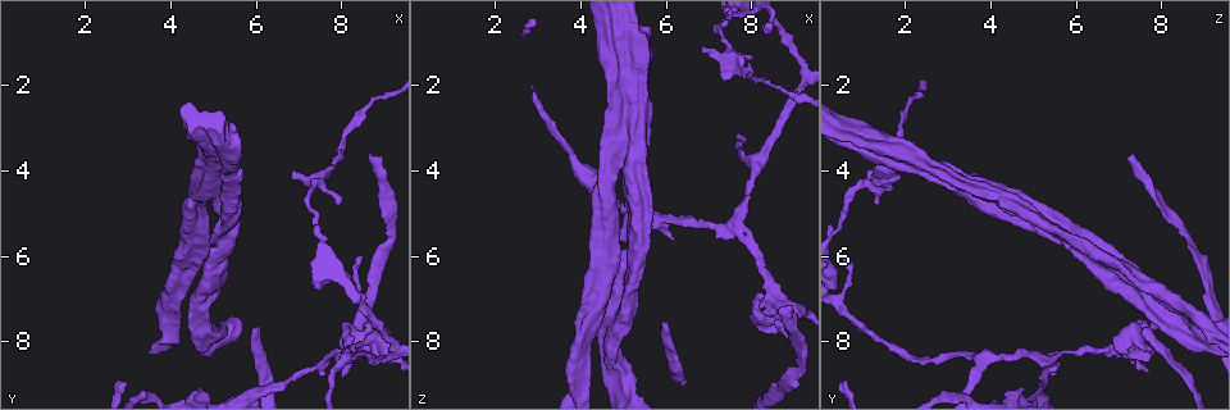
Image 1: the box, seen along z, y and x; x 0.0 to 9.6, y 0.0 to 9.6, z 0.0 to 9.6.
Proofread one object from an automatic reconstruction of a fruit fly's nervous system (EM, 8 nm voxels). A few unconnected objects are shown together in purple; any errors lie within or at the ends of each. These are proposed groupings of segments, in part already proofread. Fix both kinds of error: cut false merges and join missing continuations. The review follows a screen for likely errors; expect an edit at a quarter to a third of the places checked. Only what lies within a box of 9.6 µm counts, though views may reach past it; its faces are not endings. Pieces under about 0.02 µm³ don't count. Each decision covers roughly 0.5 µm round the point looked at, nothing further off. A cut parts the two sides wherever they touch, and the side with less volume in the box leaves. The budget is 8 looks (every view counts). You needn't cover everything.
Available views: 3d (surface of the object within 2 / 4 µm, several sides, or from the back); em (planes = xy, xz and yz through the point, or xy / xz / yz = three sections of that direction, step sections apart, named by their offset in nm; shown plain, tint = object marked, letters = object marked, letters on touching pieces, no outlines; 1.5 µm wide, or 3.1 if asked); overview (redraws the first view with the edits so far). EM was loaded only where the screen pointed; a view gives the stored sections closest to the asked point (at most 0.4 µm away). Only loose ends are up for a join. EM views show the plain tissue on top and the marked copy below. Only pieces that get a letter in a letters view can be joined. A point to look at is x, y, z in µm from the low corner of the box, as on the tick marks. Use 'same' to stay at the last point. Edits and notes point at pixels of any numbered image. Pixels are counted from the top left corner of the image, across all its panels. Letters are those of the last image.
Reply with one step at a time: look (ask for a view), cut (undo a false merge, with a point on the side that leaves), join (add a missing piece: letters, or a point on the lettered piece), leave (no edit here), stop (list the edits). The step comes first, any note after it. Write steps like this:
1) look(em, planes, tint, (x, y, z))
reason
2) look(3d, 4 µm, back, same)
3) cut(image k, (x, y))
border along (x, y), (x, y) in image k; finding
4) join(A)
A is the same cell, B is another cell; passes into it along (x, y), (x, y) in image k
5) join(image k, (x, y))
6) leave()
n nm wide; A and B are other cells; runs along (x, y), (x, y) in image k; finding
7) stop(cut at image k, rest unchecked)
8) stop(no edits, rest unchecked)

look(em, xy, step 4, letters, (6.85, 4.05, 1.20))
free end

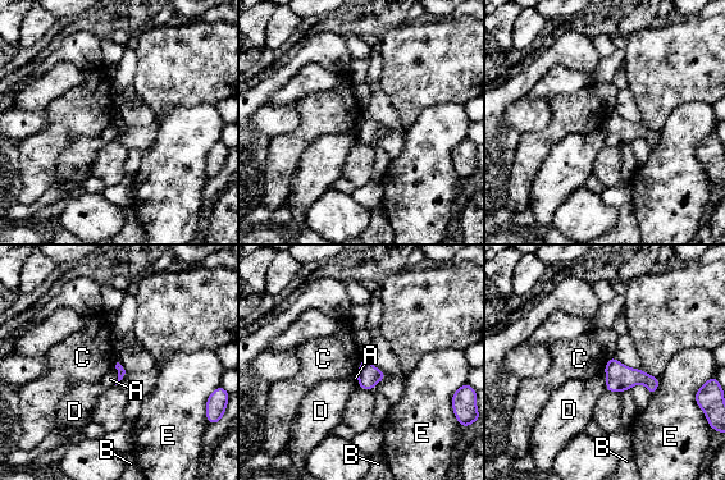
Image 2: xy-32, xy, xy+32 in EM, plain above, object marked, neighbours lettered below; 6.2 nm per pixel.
look(em, xz, step 4, letters, same)

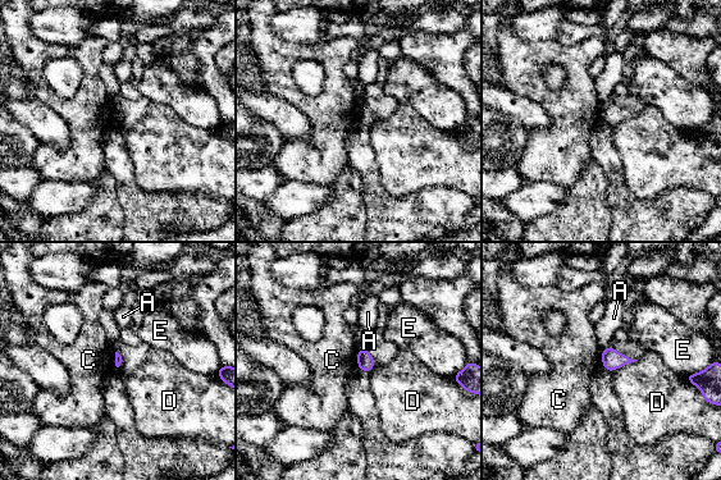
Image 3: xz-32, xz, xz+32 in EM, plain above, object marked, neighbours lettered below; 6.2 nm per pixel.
leave()
A, C, D and E are other cells; border along (638, 360), (619, 366), (612, 371) in image 3; no lettered piece goes on from it

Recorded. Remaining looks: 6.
look(3d, 2 µm, (5.90, 7.80, 7.55))
branch stops here

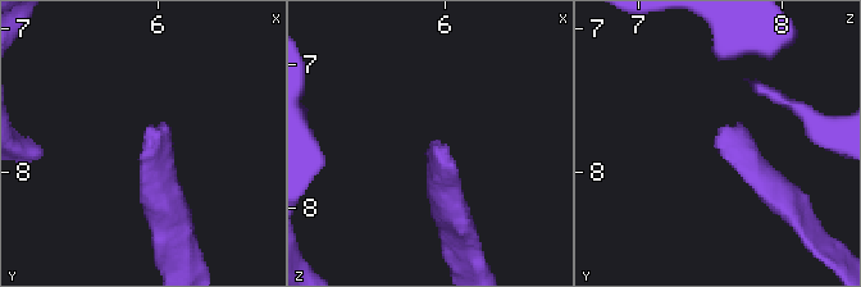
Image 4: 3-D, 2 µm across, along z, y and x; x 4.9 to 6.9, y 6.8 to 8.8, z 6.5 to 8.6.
look(em, planes, letters, (5.94, 7.80, 7.50))
shape alone is not enough

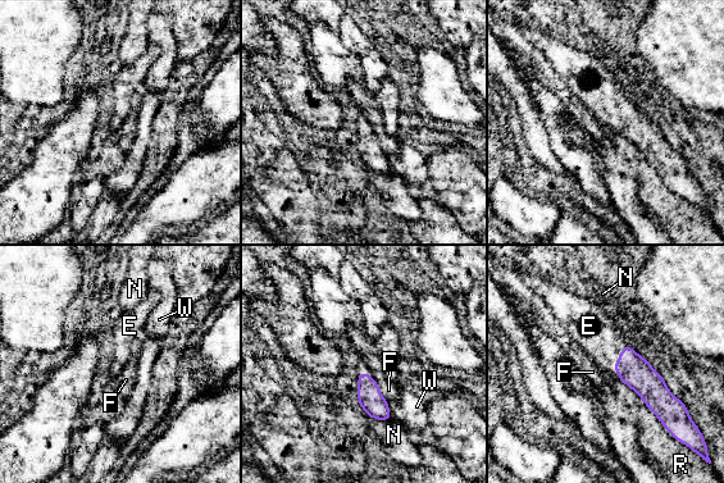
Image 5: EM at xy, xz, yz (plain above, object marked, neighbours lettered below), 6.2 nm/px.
join(E)
E is the same cell, F, N, R and W are other cells; passes into it along (634, 370), (623, 349), (590, 327) in image 5; the neuron continues

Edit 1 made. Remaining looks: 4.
look(3d, 2 µm, (8.70, 3.60, 7.35))
branch stops here

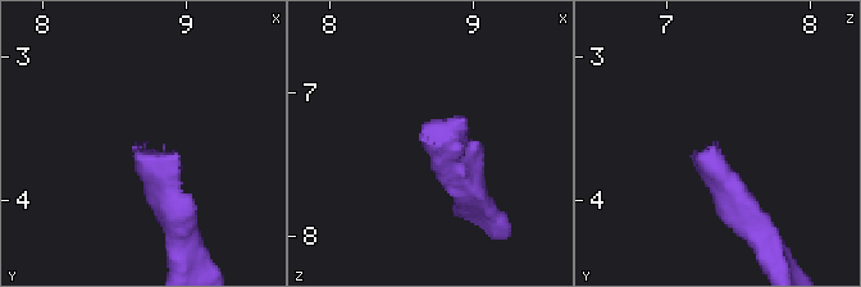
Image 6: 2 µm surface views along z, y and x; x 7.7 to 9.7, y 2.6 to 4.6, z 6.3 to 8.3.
look(em, planes, letters, (8.62, 3.60, 7.34))

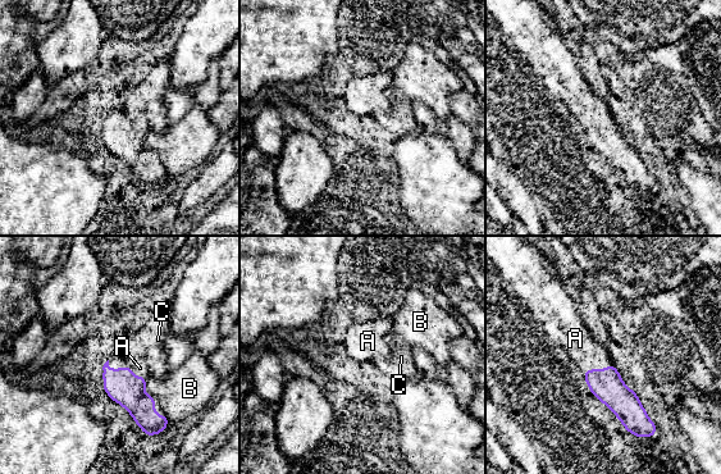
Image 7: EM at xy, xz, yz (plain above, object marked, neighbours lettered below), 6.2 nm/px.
join(A)
A is the same cell, B and C are other cells; it goes on there

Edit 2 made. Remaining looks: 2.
stop(join at image 5, join at image 7, rest unchecked)

